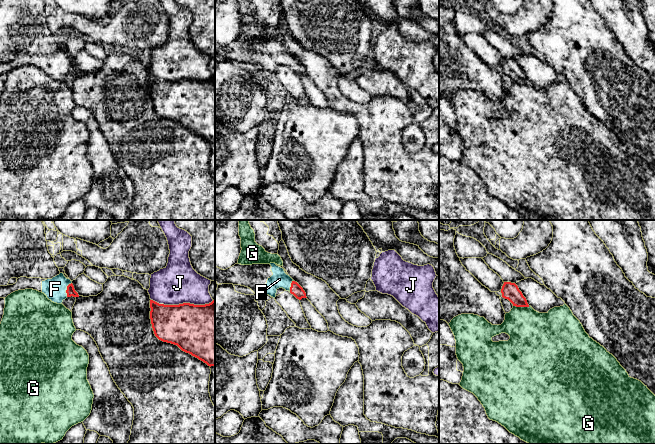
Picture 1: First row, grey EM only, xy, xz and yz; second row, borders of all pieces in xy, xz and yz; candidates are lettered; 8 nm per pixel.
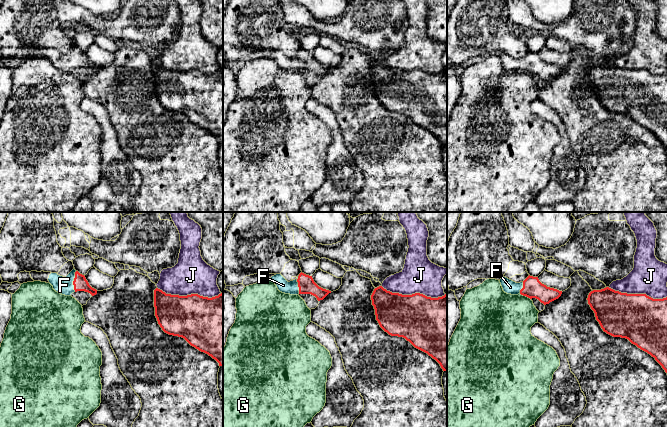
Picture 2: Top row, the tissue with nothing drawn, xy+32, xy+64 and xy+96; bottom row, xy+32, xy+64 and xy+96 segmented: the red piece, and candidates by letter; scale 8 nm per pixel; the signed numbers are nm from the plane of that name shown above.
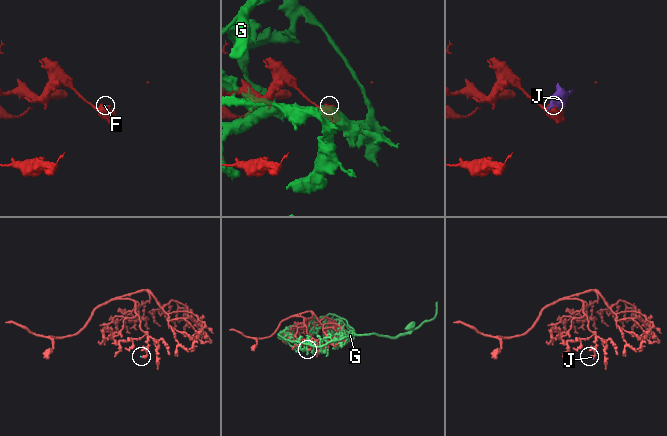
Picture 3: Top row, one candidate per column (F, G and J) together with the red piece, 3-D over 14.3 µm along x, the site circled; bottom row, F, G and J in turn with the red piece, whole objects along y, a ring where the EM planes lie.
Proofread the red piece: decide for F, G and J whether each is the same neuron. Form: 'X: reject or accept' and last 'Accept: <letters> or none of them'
F: accept
G: reject
J: reject
Accept: F

